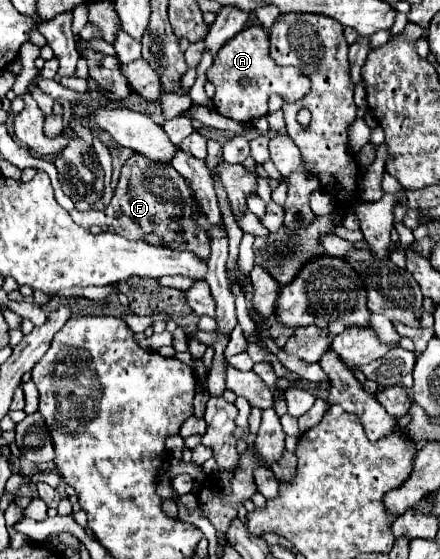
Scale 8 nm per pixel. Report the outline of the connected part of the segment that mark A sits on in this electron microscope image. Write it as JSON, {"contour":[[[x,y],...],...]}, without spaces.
{"contour":[[[252,25],[242,29],[224,45],[224,49],[218,51],[218,57],[208,69],[208,79],[216,85],[216,95],[212,101],[220,115],[248,123],[266,115],[270,95],[280,95],[284,101],[298,101],[310,91],[310,81],[306,81],[306,75],[302,75],[300,69],[276,65],[270,59],[268,49],[268,31],[260,25]]]}

